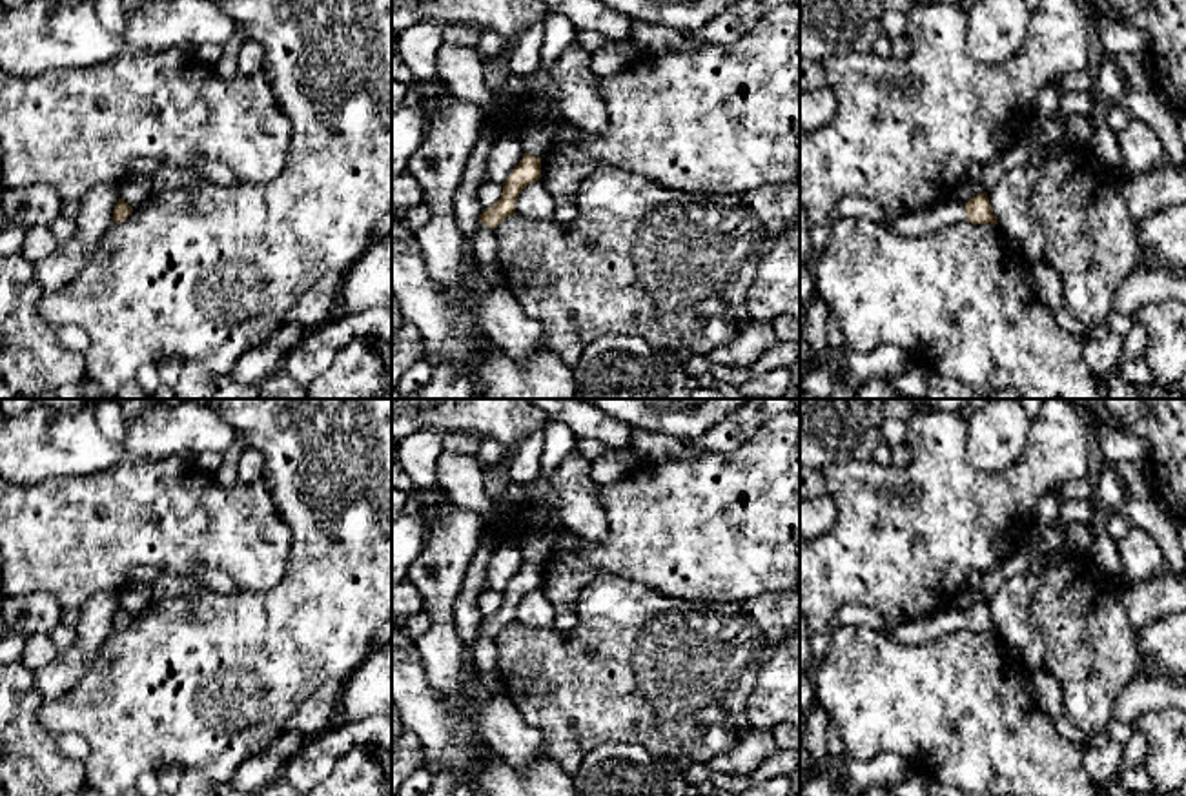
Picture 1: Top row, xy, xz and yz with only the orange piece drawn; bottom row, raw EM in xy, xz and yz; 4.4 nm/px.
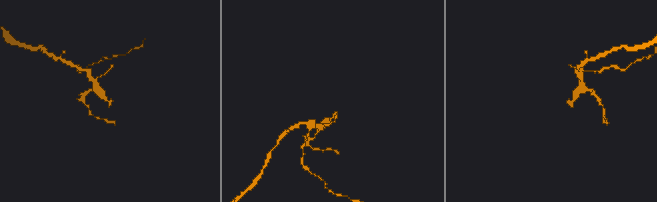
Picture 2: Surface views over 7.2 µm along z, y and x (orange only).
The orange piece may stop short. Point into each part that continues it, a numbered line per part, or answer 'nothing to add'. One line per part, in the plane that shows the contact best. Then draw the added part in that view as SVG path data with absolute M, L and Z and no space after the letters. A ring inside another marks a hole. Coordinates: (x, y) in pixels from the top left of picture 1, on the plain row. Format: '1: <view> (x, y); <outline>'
1: yz (924, 629); M953 607L933 616L891 623L882 634L891 641L922 645L962 628L966 628L966 612Z

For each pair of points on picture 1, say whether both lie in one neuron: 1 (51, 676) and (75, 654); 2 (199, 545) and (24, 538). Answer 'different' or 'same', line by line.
1: same
2: same

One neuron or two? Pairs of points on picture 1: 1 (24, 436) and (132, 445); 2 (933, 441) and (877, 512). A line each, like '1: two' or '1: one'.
1: one
2: one

